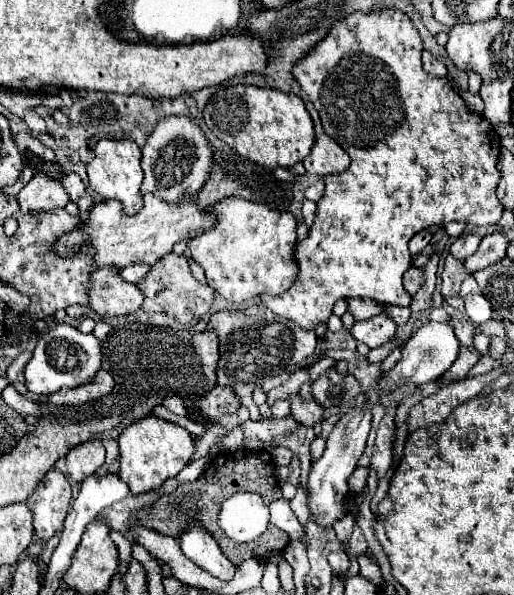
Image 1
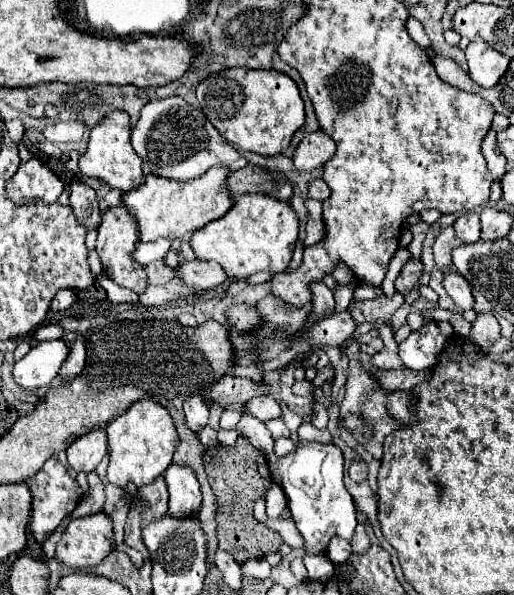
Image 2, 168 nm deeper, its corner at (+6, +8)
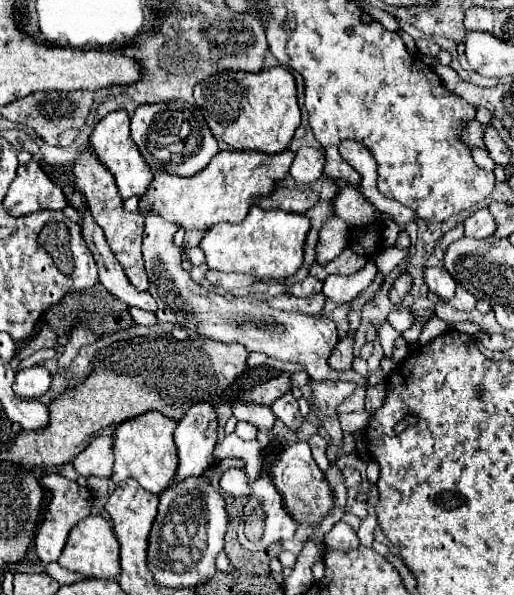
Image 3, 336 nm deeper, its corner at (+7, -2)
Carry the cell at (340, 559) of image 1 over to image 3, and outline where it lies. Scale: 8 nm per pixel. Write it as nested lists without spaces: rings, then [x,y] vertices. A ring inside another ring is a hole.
[[[344,521],[336,523],[332,527],[332,531],[324,537],[324,543],[330,547],[330,549],[338,549],[338,551],[354,551],[358,549],[358,537],[356,533],[350,529],[350,525],[346,525]]]

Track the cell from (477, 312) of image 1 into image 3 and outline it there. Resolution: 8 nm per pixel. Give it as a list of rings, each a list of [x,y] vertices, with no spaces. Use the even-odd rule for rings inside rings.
[[[444,267],[424,269],[424,281],[426,281],[428,289],[432,293],[436,293],[440,299],[444,299],[444,301],[454,299],[456,283],[454,283],[454,279],[448,275],[448,271]]]

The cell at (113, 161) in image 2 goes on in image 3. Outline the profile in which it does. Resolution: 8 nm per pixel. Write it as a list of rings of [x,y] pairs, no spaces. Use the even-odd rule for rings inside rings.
[[[112,111],[108,113],[92,131],[90,135],[90,147],[92,153],[96,155],[96,159],[114,175],[116,179],[116,187],[122,199],[134,197],[134,195],[144,195],[144,191],[150,187],[152,183],[152,173],[148,169],[148,165],[144,163],[144,159],[140,159],[140,153],[136,151],[132,137],[130,137],[130,117],[126,115],[126,111]]]

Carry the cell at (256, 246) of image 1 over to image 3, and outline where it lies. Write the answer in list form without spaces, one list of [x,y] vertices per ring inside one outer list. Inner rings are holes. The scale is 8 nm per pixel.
[[[252,205],[242,223],[218,223],[210,227],[200,241],[200,249],[206,255],[206,265],[218,271],[234,271],[254,275],[258,279],[282,281],[294,275],[302,265],[302,247],[310,219],[306,215],[288,213],[282,209],[262,209]]]

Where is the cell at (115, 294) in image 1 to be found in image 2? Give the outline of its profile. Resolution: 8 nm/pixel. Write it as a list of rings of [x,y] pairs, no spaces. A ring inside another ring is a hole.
[[[109,207],[103,217],[101,217],[101,227],[97,233],[97,253],[101,257],[101,263],[105,265],[109,277],[121,285],[127,287],[135,293],[143,293],[147,287],[147,273],[143,269],[143,265],[139,265],[133,259],[133,251],[137,245],[137,225],[133,225],[133,217],[129,217],[129,213],[125,213],[125,209],[121,207]]]

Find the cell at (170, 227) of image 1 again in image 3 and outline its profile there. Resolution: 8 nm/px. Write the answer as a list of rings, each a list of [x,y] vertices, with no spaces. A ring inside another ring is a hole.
[[[220,151],[198,175],[176,177],[154,173],[154,181],[140,197],[140,213],[156,213],[166,221],[184,227],[186,231],[210,229],[222,221],[240,223],[246,217],[252,199],[268,195],[274,189],[274,183],[288,175],[292,159],[292,151],[282,151],[276,155],[256,151]]]

